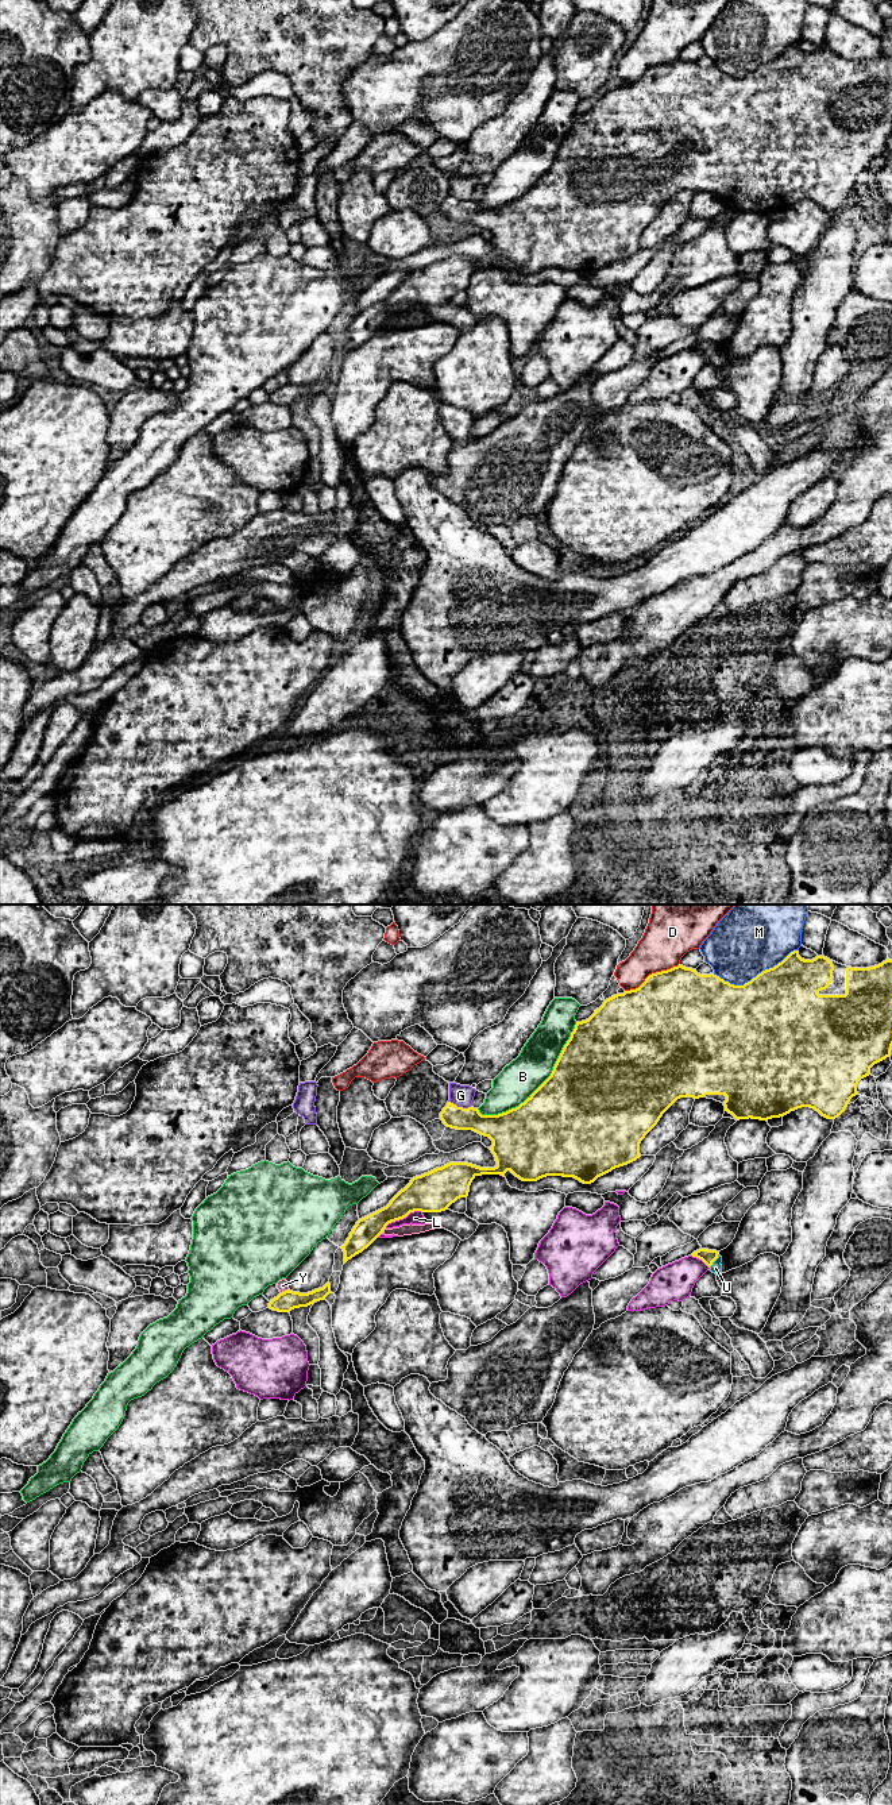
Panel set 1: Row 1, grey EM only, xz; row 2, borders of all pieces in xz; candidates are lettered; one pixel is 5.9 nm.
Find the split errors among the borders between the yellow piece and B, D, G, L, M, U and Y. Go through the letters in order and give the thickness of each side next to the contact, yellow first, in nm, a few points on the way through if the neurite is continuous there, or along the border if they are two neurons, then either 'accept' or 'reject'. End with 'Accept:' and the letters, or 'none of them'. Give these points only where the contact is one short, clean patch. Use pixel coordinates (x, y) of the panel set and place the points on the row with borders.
B: calibres 500 and 220 nm; reject
D: calibres 480 and 280 nm; reject
G: calibres 150 and 130 nm; reject
L: calibres 240 and 80 nm; reject
M: calibres 500 and 420 nm; reject
U: calibres 80 and 70 nm; way xz (707, 1256), (715, 1258), (715, 1268); accept
Y: calibres 120 and 70 nm; reject
Accept: U

